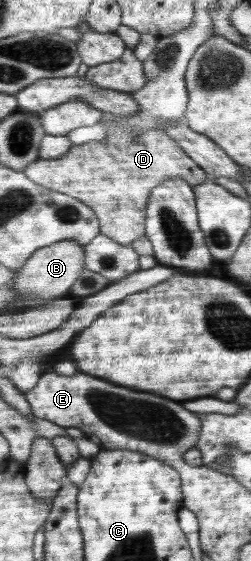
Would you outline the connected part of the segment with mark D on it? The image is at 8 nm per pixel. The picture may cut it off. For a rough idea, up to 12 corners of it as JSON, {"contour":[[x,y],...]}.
{"contour":[[106,121],[73,145],[23,174],[86,203],[104,236],[147,236],[164,180],[204,173],[163,131]]}

